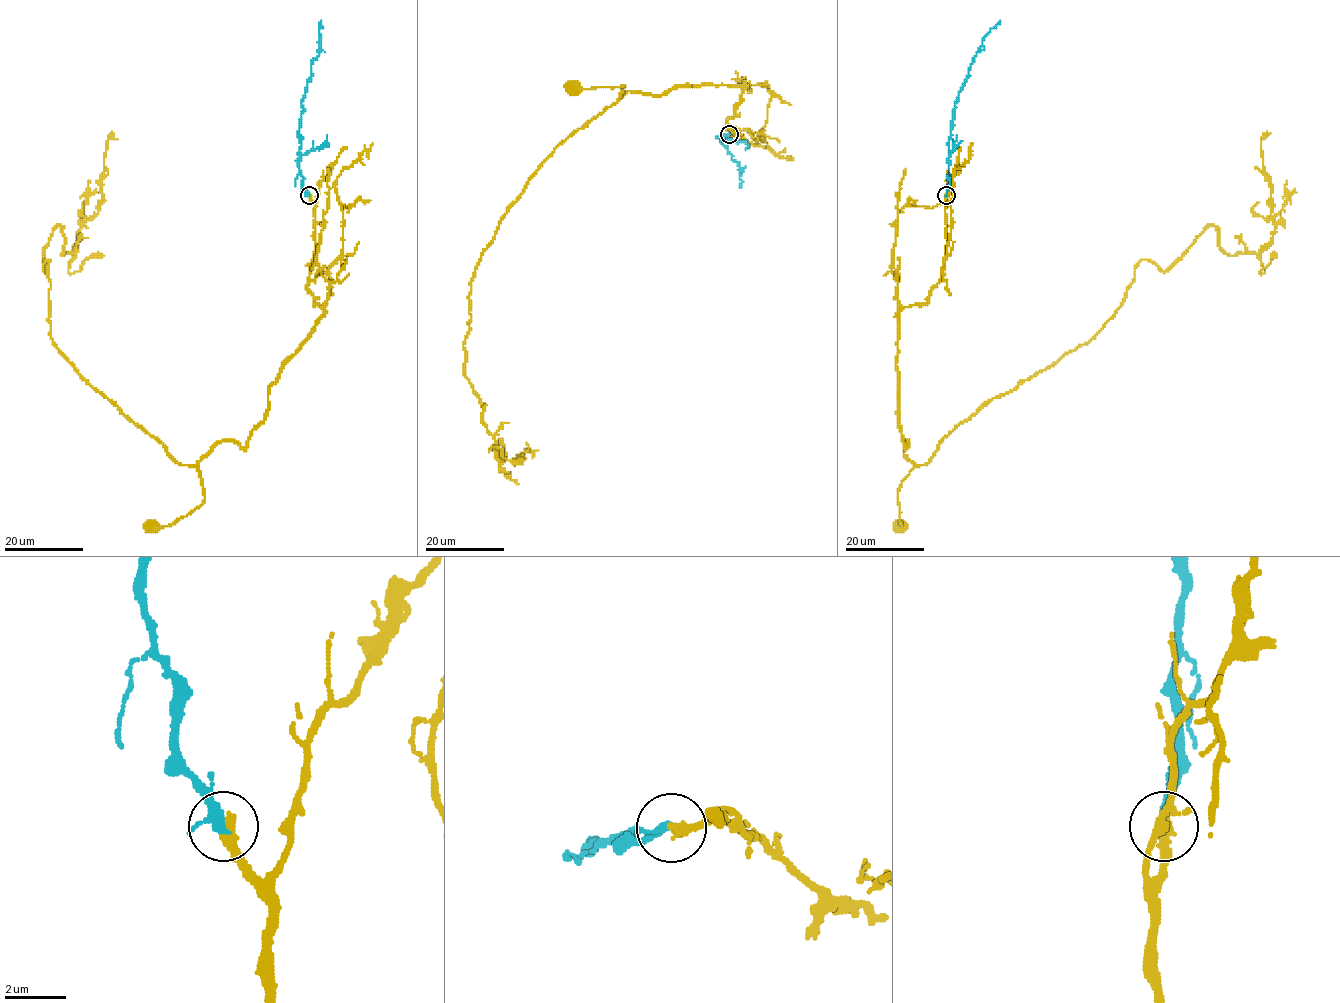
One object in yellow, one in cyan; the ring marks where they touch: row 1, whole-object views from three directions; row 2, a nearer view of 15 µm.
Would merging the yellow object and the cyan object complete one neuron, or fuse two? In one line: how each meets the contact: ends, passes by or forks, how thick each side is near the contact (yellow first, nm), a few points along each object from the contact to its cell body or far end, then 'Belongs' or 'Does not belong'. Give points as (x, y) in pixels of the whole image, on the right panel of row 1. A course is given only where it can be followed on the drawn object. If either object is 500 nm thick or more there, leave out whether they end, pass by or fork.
At the ring yellow ends. At the ring cyan passes by. Thickness 320 nm (yellow) against 240 nm. Course of yellow: (946, 196), (942, 277), (927, 301), (900, 310), (899, 429), (912, 463), (897, 494), (900, 526). Course of cyan: (946, 196), (948, 141), (956, 101), (983, 39), (1000, 21). Belongs

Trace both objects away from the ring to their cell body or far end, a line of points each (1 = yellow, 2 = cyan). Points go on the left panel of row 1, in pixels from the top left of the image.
1: (308, 196), (307, 288), (323, 314), (247, 444), (222, 441), (198, 463), (204, 501), (154, 526)
2: (308, 196), (299, 168), (301, 101), (310, 77), (312, 61), (317, 56), (321, 21)

